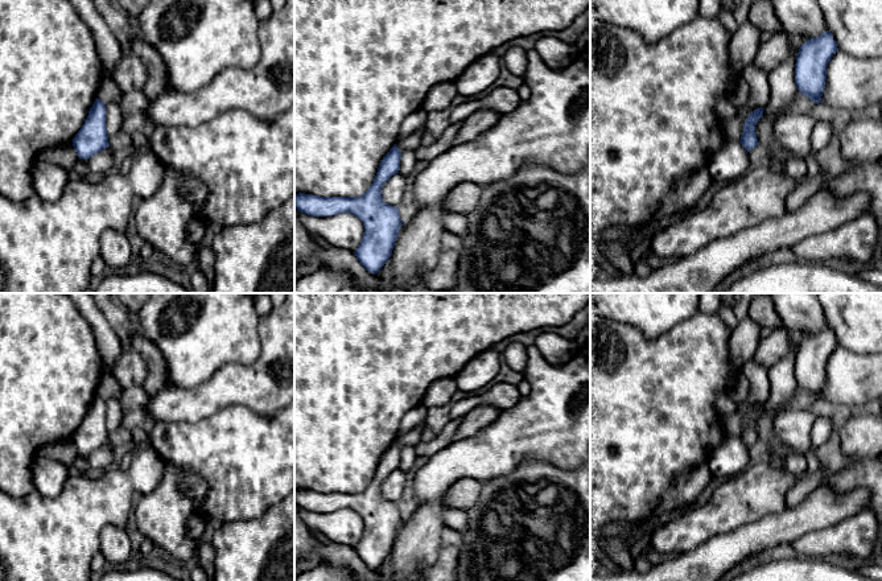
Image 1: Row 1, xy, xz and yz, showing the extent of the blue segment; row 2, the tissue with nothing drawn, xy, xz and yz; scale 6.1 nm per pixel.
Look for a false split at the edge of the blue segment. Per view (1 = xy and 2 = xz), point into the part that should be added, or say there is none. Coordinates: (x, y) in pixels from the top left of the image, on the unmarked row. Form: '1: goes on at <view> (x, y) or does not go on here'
1: does not go on here
2: does not go on here

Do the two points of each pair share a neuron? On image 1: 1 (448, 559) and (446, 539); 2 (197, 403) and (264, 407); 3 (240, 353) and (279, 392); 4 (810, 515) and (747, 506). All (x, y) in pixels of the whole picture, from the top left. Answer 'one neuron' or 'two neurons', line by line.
1: one neuron
2: one neuron
3: two neurons
4: two neurons

